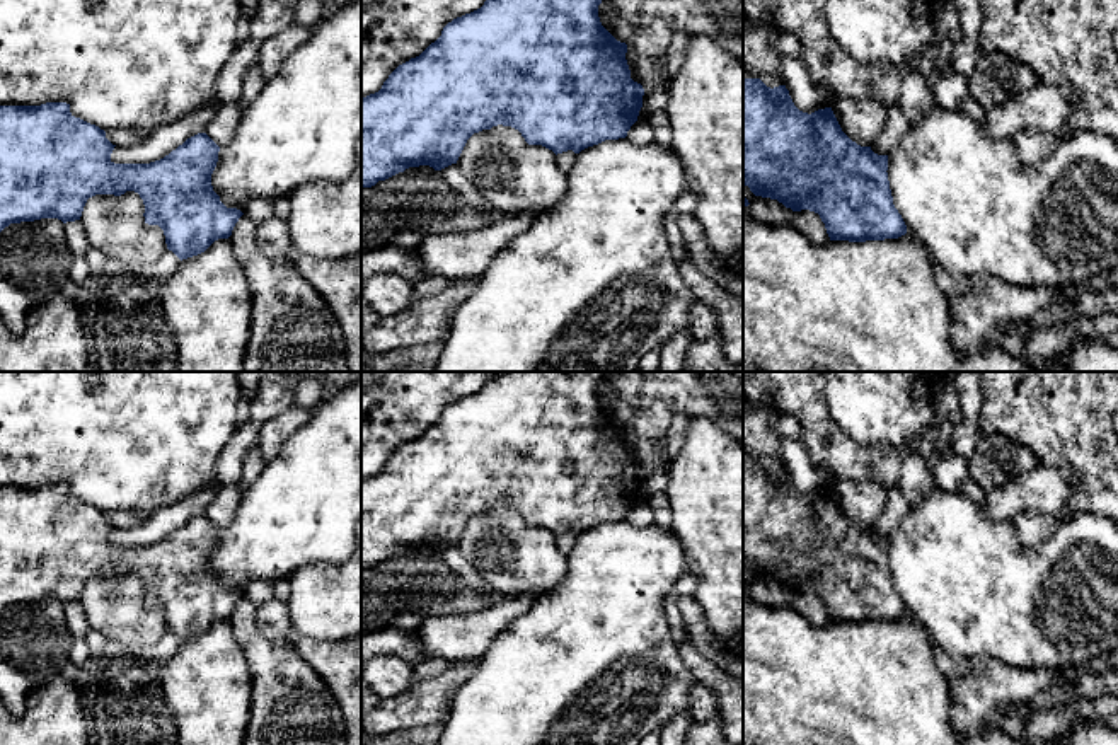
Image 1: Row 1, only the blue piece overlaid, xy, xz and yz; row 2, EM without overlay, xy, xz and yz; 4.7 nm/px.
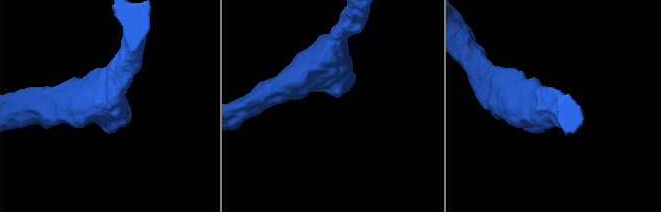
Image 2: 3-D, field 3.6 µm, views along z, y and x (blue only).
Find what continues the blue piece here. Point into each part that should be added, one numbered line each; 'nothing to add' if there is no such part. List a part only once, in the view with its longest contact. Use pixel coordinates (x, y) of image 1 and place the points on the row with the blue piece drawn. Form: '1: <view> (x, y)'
nothing to add

